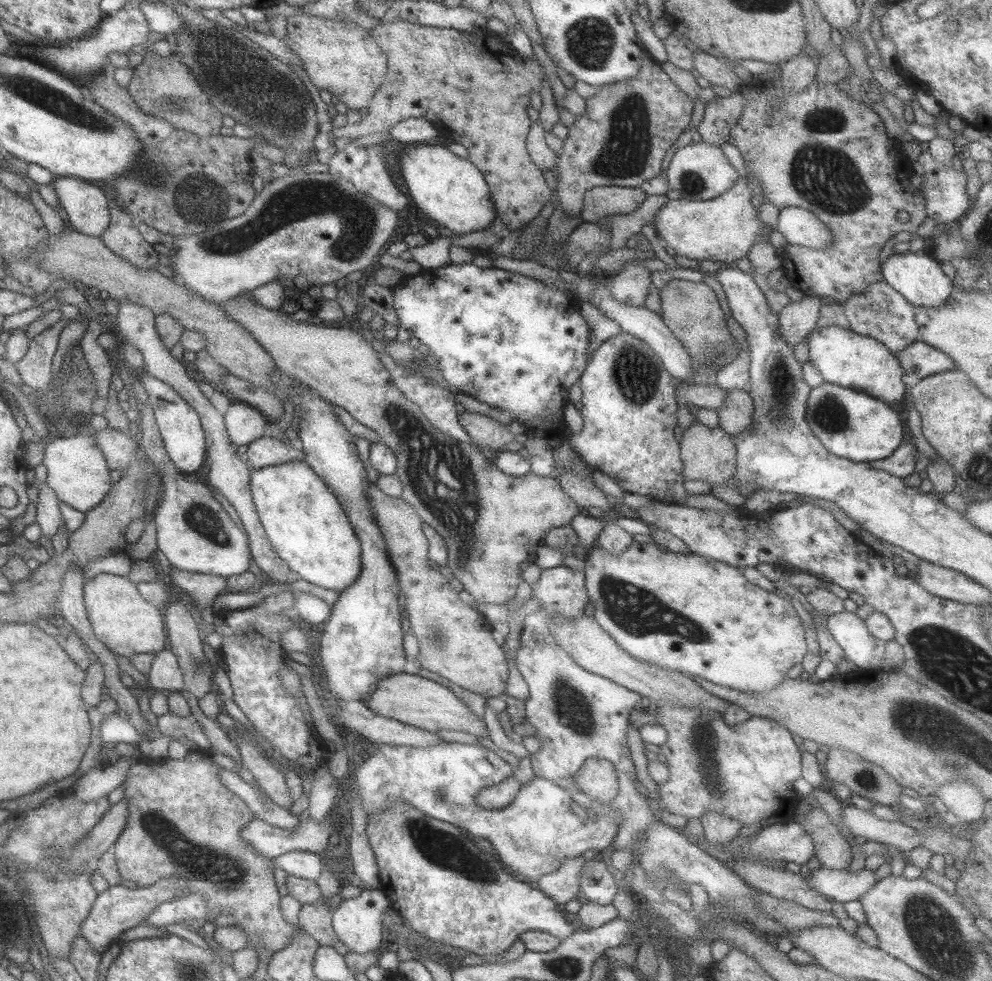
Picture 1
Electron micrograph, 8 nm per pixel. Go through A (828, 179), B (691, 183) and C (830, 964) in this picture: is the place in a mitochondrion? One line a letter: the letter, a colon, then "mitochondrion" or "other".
A: mitochondrion
B: mitochondrion
C: other

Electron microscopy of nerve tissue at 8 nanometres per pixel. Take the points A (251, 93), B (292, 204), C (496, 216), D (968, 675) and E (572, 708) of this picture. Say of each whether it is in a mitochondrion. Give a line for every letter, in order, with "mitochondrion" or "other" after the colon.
A: mitochondrion
B: mitochondrion
C: other
D: mitochondrion
E: mitochondrion

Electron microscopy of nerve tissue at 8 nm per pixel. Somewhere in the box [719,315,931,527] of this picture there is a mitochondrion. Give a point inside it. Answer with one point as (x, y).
(783, 381)

